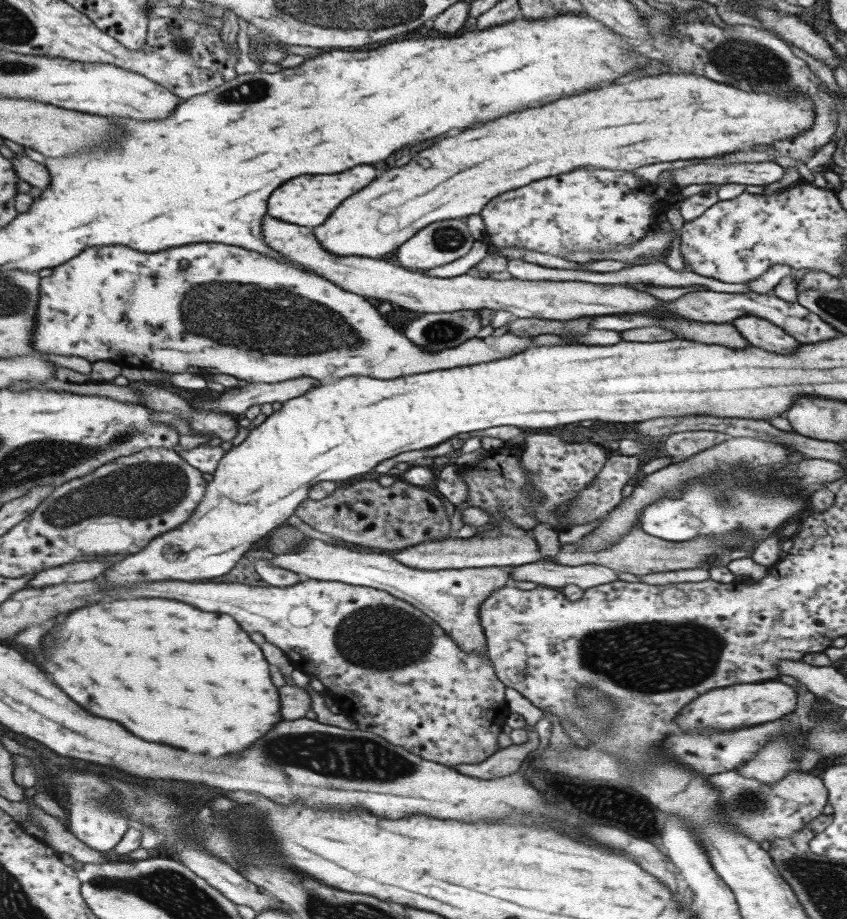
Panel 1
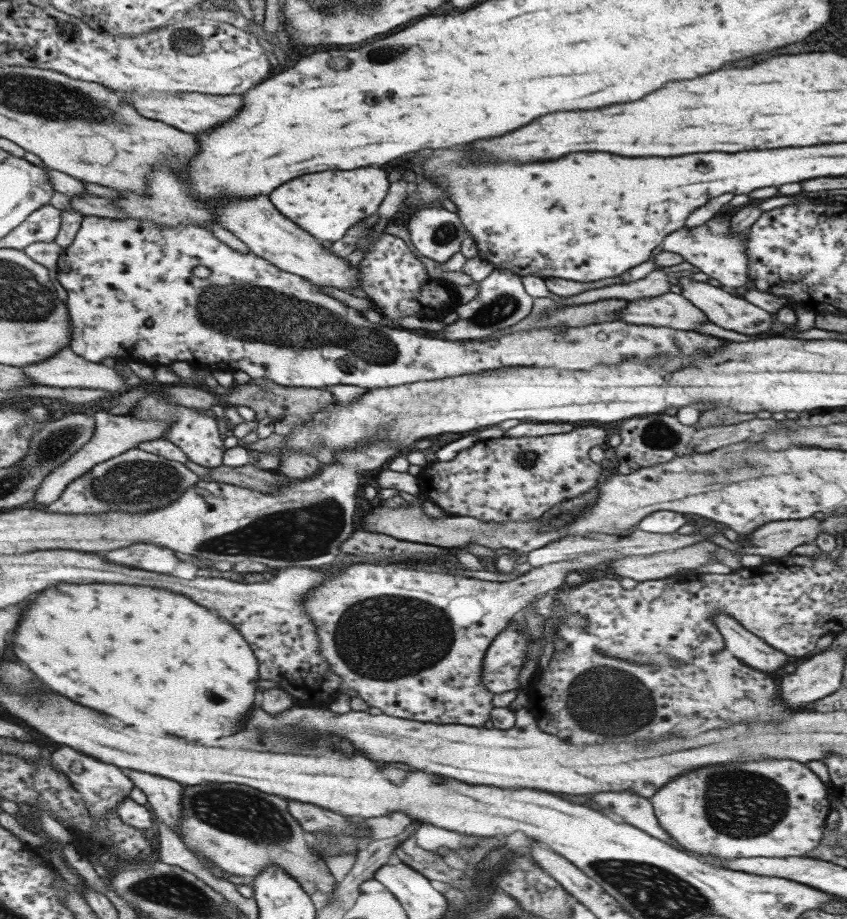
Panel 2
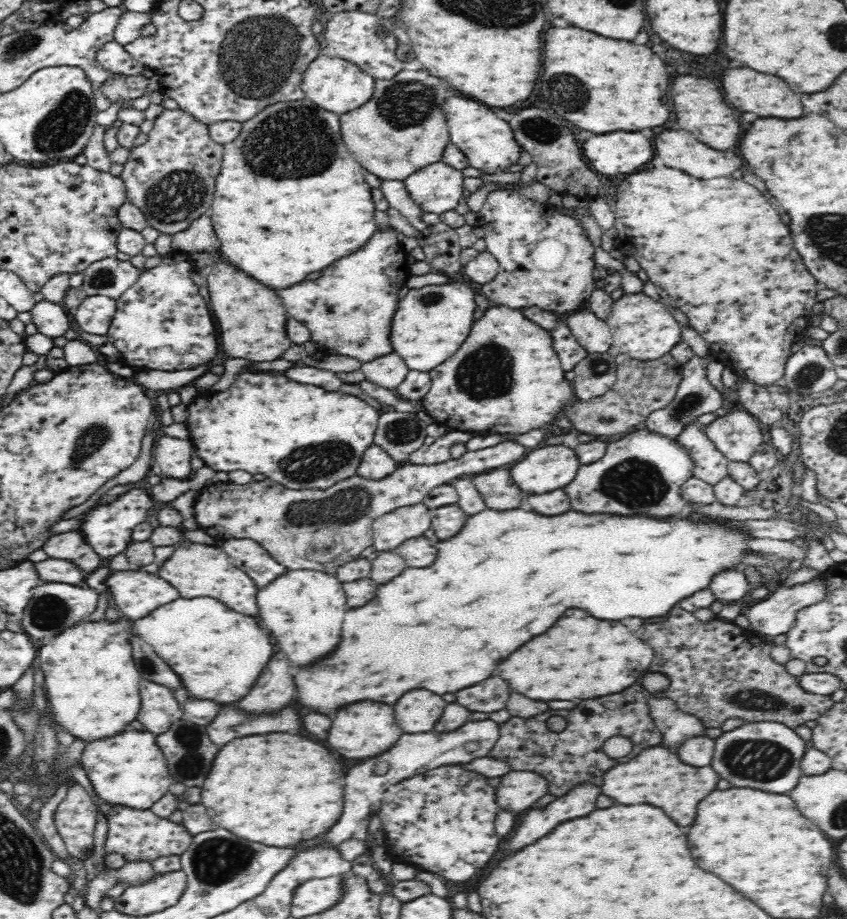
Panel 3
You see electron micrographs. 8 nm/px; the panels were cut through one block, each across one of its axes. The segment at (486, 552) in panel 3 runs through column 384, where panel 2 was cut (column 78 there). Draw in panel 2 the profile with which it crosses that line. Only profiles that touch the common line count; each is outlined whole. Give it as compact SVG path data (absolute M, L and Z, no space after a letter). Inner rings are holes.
M64 584L64 592L56 590L56 586L50 586L42 590L24 610L14 638L12 638L12 652L16 654L18 660L28 664L28 668L52 690L60 692L62 696L88 706L92 710L104 712L108 716L114 716L122 720L124 724L148 724L156 728L164 728L170 734L176 734L180 738L188 740L216 740L222 736L232 736L242 730L244 718L250 712L250 706L254 704L254 696L258 692L259 664L251 646L246 642L239 630L230 626L226 620L220 616L214 616L210 610L204 610L204 606L198 606L192 600L186 600L180 594L172 594L160 588L146 588L146 586L124 586L124 584Z

